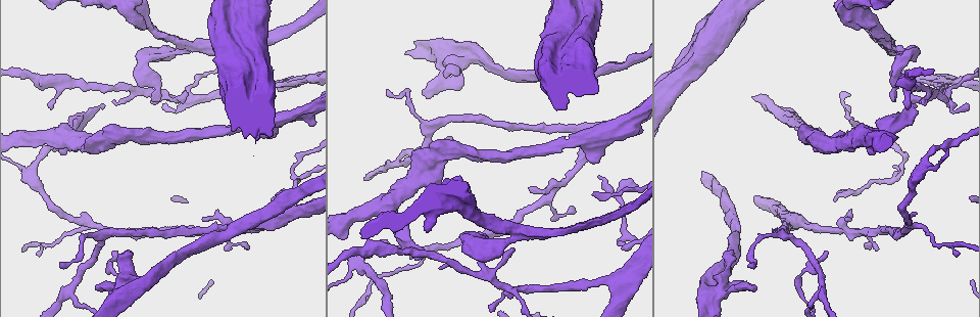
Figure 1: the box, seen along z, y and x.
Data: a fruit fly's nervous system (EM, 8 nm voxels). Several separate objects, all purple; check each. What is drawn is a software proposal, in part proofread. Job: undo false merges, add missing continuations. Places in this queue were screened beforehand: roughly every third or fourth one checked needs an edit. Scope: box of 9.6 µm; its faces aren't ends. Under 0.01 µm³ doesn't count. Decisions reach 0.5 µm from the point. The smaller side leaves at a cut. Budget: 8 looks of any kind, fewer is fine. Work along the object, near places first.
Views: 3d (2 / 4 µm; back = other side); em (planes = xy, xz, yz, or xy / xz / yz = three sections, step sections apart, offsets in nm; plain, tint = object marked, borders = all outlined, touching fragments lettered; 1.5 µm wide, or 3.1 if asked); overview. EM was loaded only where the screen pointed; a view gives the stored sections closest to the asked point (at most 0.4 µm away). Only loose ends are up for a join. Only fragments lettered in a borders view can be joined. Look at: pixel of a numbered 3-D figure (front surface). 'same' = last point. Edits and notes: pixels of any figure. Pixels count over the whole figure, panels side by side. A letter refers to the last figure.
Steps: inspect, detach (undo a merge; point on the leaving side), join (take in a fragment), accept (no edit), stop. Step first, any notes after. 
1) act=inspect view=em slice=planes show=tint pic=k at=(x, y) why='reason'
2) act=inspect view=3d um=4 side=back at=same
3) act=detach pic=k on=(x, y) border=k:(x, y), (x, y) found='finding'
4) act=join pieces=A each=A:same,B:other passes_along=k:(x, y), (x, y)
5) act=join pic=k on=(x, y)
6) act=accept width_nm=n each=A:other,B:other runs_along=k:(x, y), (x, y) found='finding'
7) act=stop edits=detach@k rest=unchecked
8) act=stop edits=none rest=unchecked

act=inspect view=3d um=2 pic=1 at=(456, 89) why='free end'

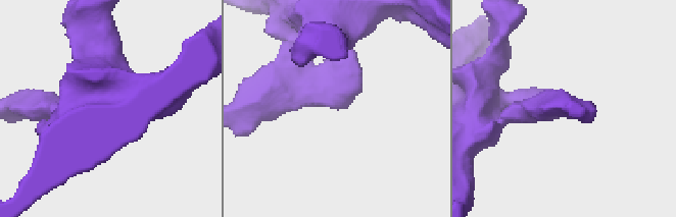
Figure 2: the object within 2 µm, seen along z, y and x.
act=inspect view=em slice=xz step=4 show=borders pic=2 at=(336, 108) why='need the tissue'

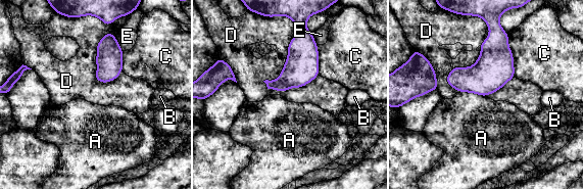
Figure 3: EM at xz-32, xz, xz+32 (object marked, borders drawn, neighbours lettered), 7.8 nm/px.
act=accept each=A:other,B:other,C:other,D:other,E:other found='none of them fits'

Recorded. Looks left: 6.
act=inspect view=3d um=2 pic=1 at=(113, 251) why='end of a long branch'

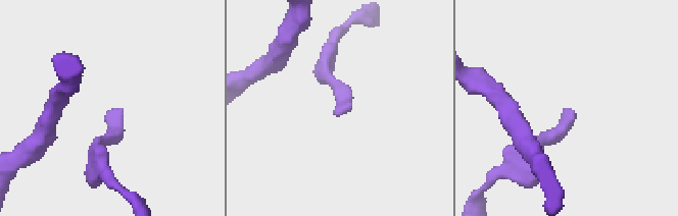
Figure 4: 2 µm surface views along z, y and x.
act=inspect view=em slice=planes show=borders pic=4 at=(337, 113) why='need the tissue'

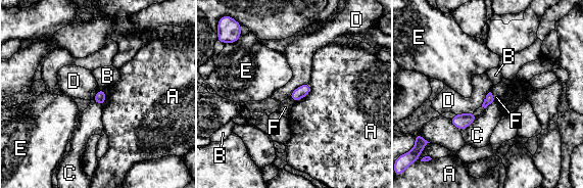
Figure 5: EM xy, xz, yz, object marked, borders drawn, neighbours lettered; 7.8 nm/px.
act=accept each=A:other,B:other,C:other,D:other,E:other,F:other border=5:(490, 92), (494, 99) found='no lettered fragment goes on from it'

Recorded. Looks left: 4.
act=inspect view=3d um=4 pic=1 at=(512, 289) why='side arm on a straight run'

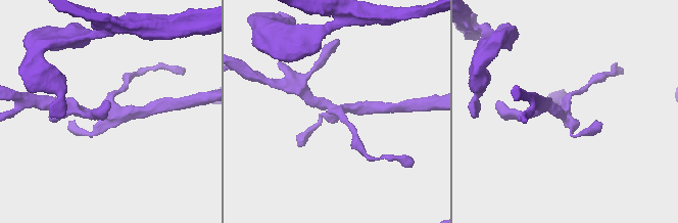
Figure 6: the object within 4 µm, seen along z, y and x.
act=inspect view=em slice=planes show=borders pic=6 at=(108, 112) why='shape alone is not enough'

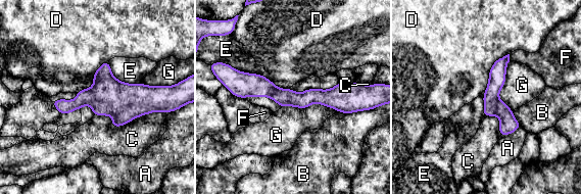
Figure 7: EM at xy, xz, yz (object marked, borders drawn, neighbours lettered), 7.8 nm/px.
act=accept longest_contact=C:550nm each=A:other,B:other,C:other,D:other,E:other,F:other,G:other runs_along=7:(234, 86), (283, 97), (355, 92) found='all the same cell'

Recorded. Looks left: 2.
act=stop edits=none rest=unchecked

